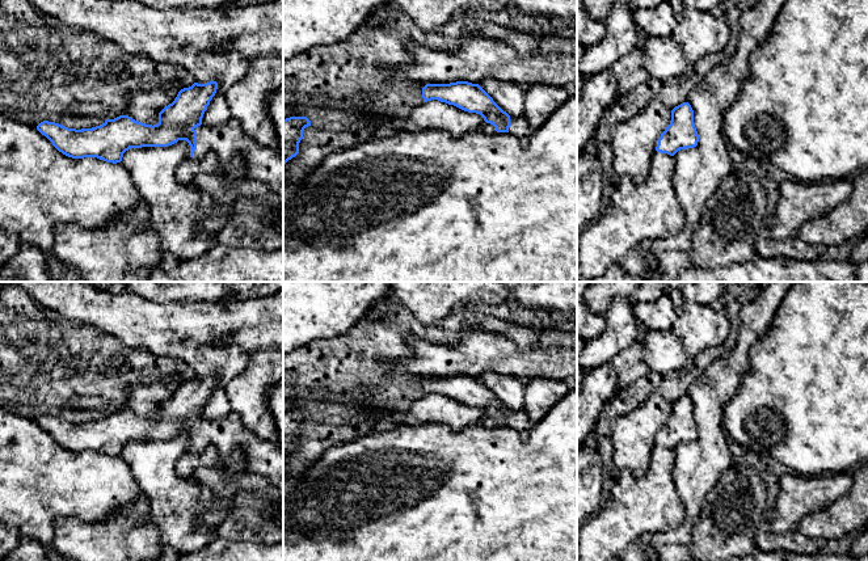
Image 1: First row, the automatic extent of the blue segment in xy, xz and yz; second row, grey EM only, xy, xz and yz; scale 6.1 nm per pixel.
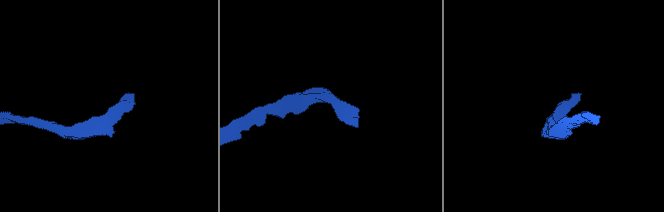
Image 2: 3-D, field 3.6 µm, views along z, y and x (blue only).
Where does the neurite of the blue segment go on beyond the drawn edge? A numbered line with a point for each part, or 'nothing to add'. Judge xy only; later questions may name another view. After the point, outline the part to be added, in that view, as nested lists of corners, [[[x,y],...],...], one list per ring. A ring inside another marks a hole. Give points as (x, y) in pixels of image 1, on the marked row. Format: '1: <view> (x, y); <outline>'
1: xy (228, 143); [[[231,118],[222,126],[201,125],[197,131],[197,149],[193,159],[214,153],[223,170],[229,163],[243,164],[249,180],[269,185],[283,203],[283,153],[278,145],[261,145],[247,136],[239,121]]]

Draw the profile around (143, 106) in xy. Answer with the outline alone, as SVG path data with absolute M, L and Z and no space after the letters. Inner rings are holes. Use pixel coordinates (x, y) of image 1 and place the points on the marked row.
M176 83L148 92L136 90L128 96L126 110L122 115L128 115L146 125L157 125L159 113L174 101L178 92Z

